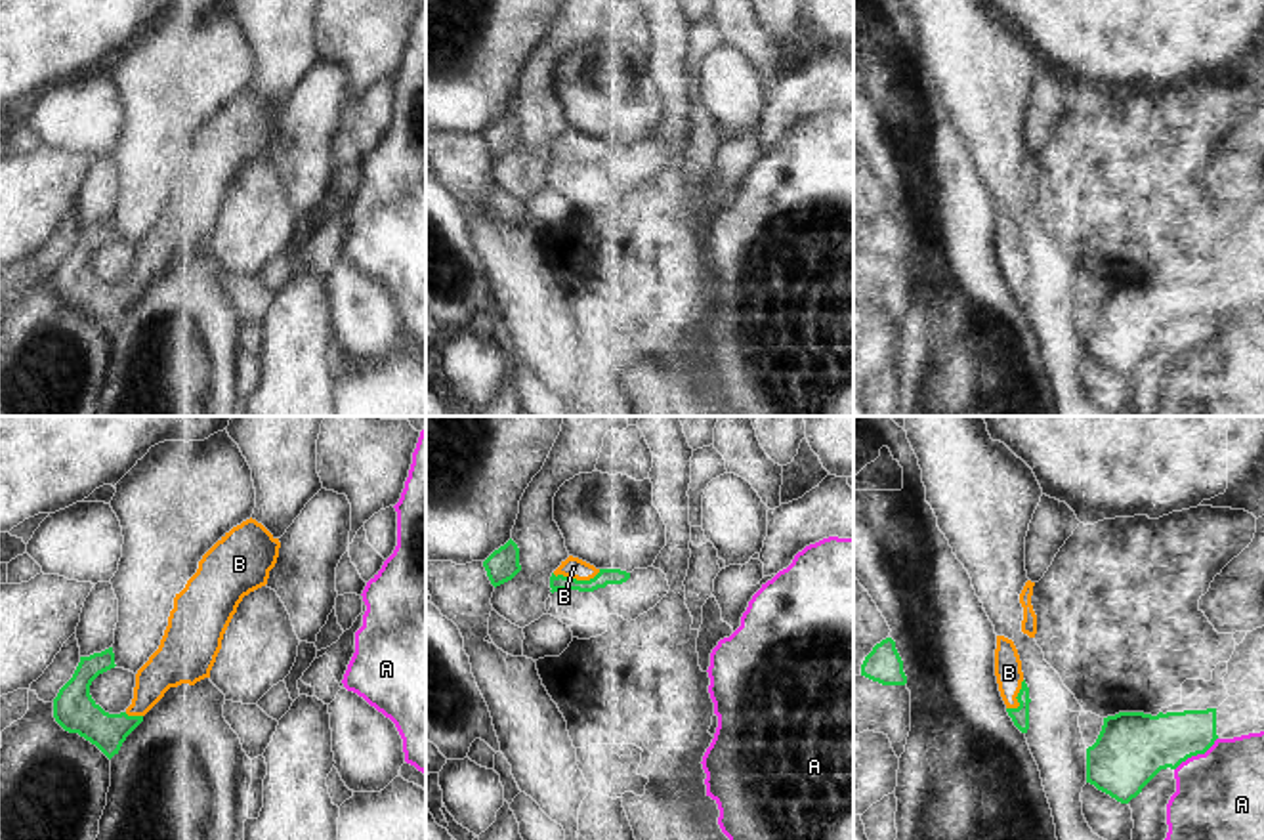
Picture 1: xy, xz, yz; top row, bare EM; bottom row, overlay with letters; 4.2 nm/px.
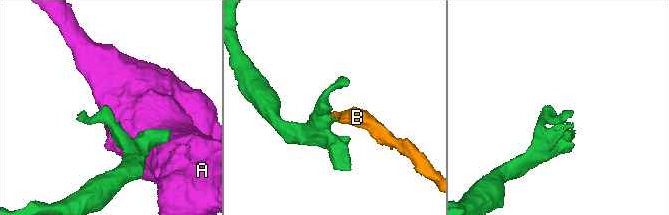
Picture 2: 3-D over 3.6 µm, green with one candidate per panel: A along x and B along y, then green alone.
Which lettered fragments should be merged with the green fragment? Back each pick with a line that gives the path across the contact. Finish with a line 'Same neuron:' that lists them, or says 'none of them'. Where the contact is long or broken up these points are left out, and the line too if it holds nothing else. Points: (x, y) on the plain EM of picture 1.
B: across xz (604, 149), (575, 151), (573, 140)
Same neuron: B

